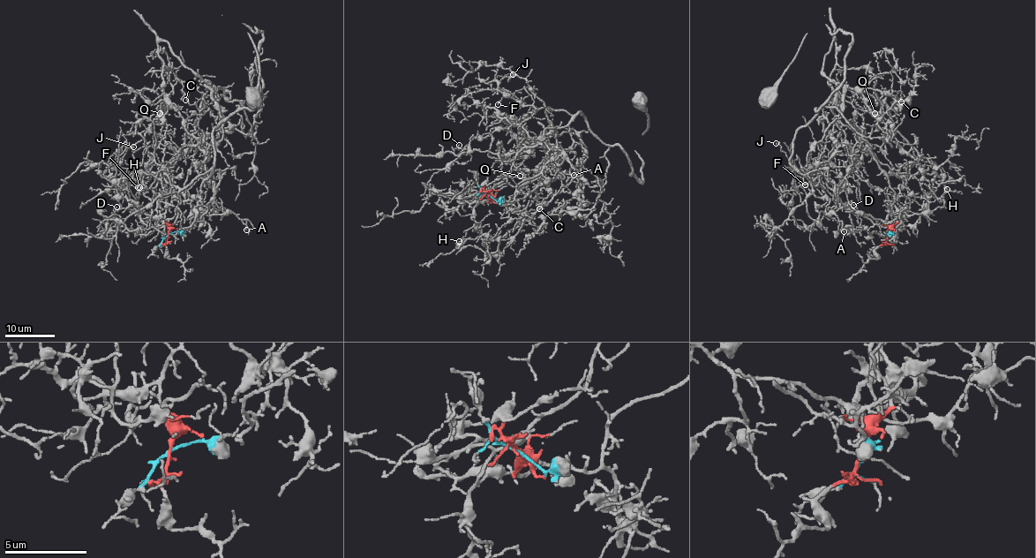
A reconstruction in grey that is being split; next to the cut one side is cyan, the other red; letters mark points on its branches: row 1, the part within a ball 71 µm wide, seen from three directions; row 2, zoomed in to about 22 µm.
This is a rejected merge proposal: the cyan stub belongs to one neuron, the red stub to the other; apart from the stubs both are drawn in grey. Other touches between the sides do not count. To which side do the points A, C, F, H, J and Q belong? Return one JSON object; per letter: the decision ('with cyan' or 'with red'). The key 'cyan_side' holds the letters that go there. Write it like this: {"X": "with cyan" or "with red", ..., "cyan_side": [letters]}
{"A": "with cyan", "C": "with red", "F": "with cyan", "H": "with red", "J": "with cyan", "Q": "with red", "cyan_side": ["A", "F", "J"]}

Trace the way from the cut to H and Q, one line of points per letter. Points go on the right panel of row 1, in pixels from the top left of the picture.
H: (888, 235), (897, 196), (842, 113), (847, 87), (874, 97), (948, 189)
Q: (888, 235), (897, 196), (842, 113), (843, 86), (822, 72), (833, 40), (829, 86), (874, 114)

